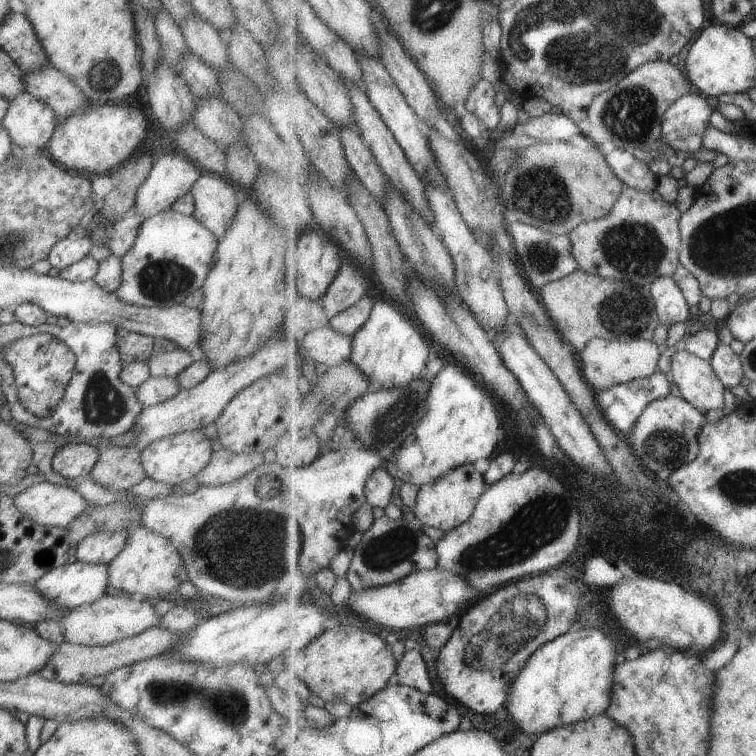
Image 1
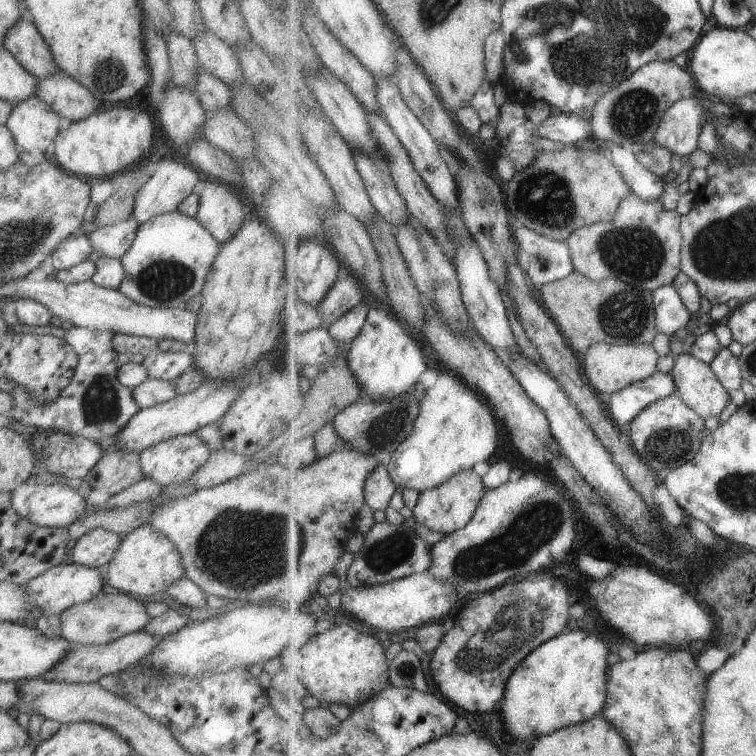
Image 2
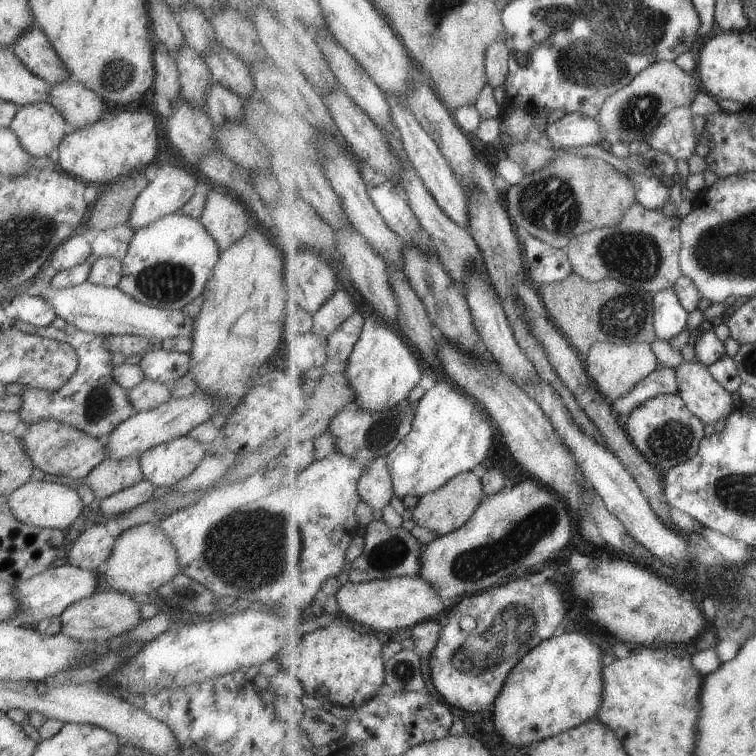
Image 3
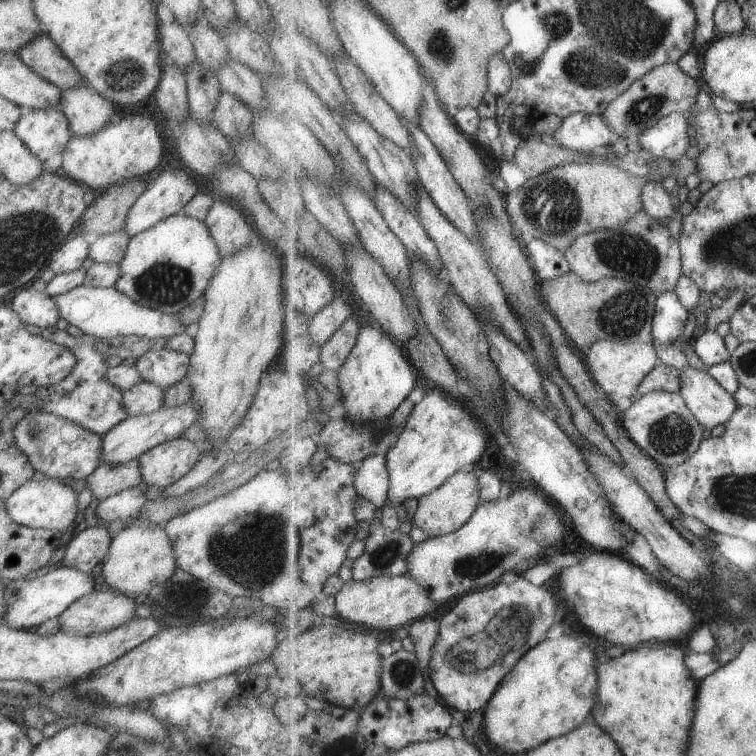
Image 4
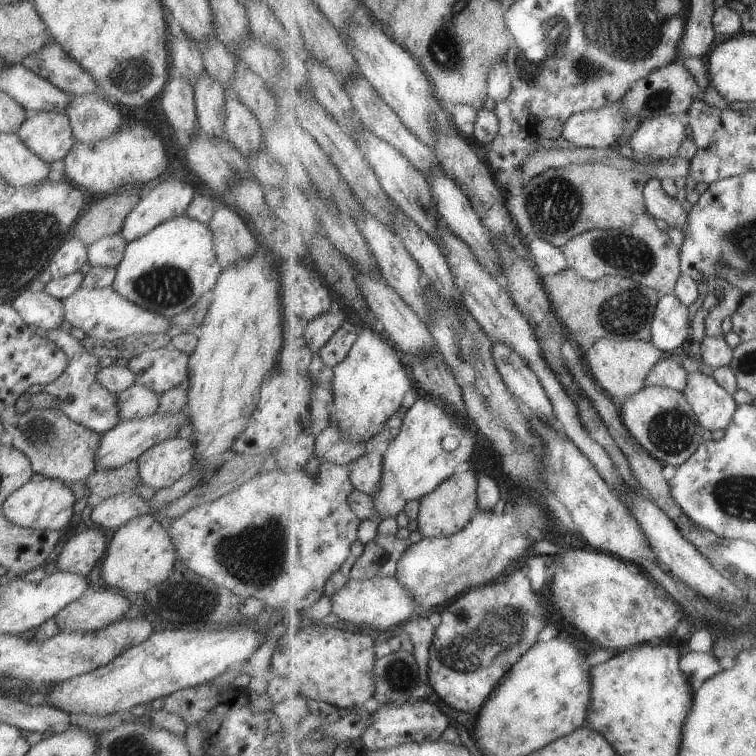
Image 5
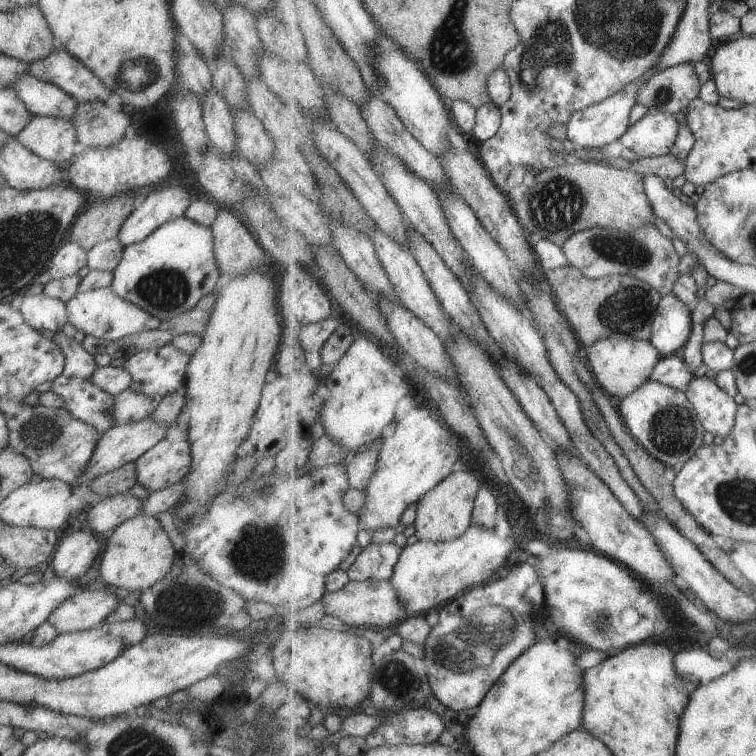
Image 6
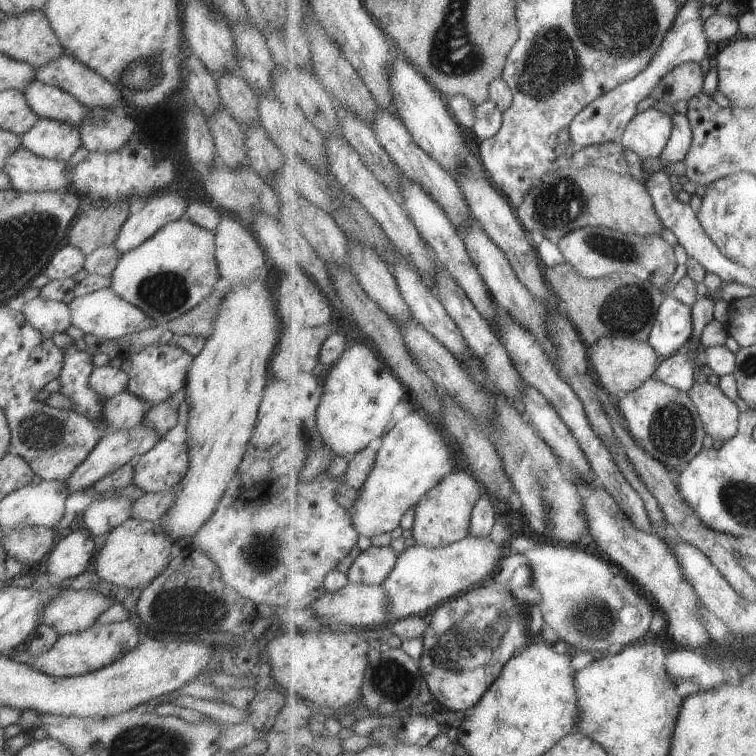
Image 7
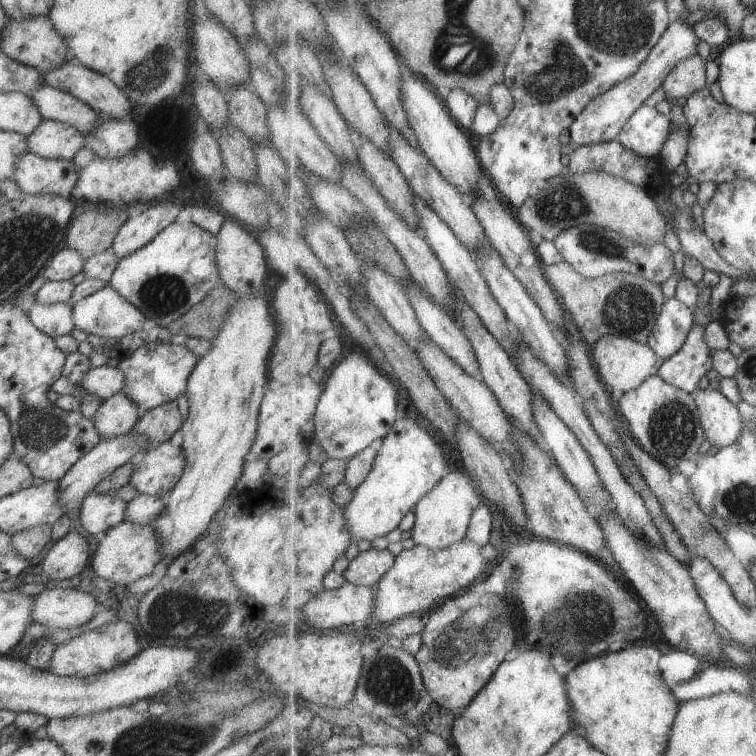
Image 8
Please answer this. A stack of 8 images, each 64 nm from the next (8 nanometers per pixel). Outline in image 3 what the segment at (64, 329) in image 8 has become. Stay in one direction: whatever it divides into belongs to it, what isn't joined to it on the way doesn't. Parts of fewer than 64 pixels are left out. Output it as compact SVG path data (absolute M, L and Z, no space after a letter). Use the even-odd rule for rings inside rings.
M25 290L13 298L10 311L18 320L38 328L49 326L56 317L47 300Z

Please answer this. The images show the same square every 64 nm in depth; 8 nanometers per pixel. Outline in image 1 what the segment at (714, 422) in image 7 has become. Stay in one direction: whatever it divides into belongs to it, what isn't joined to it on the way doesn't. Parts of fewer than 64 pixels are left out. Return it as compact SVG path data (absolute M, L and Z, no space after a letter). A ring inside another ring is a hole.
M680 349L671 358L669 373L676 392L704 415L725 406L725 388L710 361Z

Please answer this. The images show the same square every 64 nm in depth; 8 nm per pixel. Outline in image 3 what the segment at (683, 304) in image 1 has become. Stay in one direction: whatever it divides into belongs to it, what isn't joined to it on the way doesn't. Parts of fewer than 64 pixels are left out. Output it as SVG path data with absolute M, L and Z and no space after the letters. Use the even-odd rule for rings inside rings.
M675 288L661 290L654 297L655 329L658 338L669 342L685 336L689 312L683 306Z

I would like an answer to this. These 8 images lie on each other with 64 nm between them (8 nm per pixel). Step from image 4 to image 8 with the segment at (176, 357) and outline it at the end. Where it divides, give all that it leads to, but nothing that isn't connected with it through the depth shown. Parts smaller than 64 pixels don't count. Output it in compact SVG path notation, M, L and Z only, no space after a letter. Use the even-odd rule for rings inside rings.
M170 342L145 344L121 359L116 366L125 378L121 393L137 404L137 416L141 417L147 410L174 401L184 394L187 378L196 363L197 358L185 346Z

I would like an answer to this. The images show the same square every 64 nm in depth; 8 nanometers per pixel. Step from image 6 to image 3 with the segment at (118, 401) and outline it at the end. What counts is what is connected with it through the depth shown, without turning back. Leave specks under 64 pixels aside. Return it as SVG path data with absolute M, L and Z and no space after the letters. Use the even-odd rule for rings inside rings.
M144 379L133 388L127 390L128 402L133 406L135 413L151 410L159 404L164 404L171 398L171 388L161 382L152 382Z

